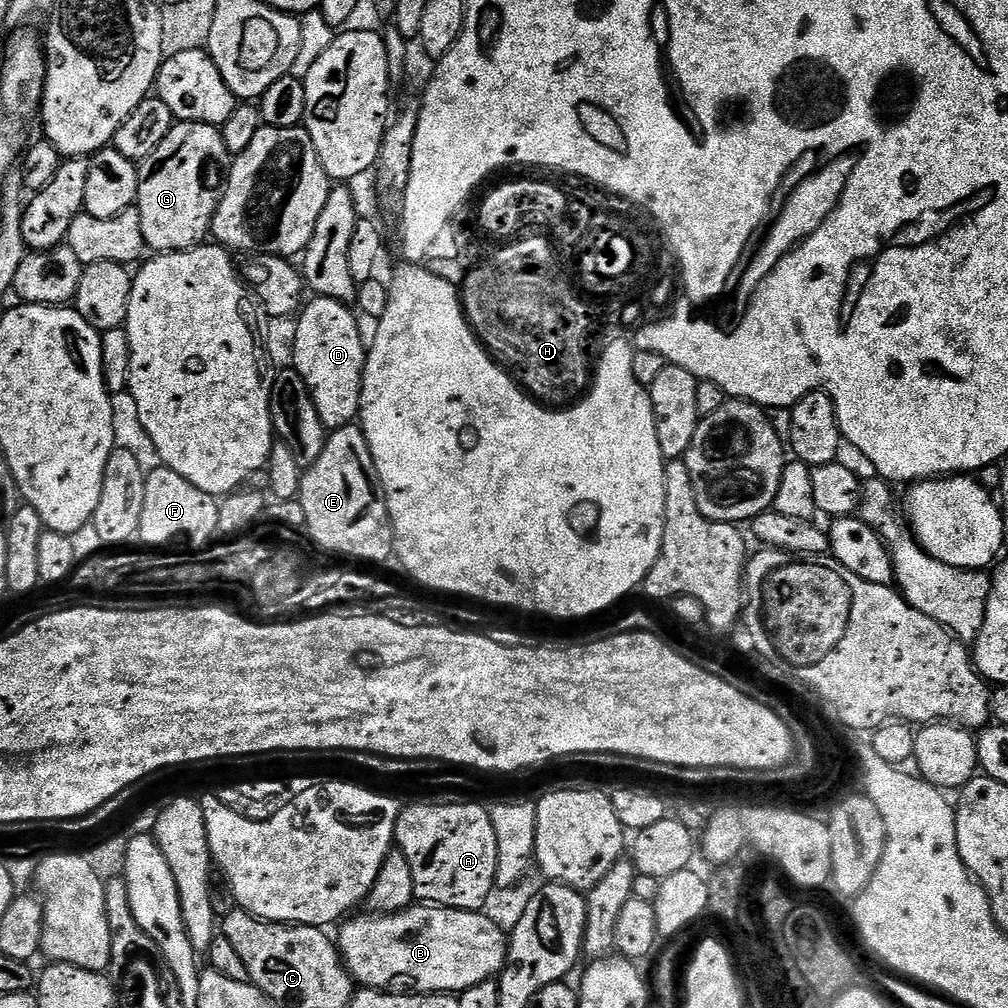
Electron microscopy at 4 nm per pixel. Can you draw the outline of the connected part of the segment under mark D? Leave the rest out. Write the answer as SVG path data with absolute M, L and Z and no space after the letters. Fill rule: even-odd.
M316 296L312 298L312 301L310 300L303 305L302 311L295 321L295 323L297 322L296 337L292 340L291 367L302 378L302 382L306 382L306 390L310 390L310 398L314 398L318 418L322 418L325 429L344 428L353 423L360 415L366 336L364 340L363 334L360 333L360 324L356 321L357 313L349 305L340 300L332 300L328 296Z

